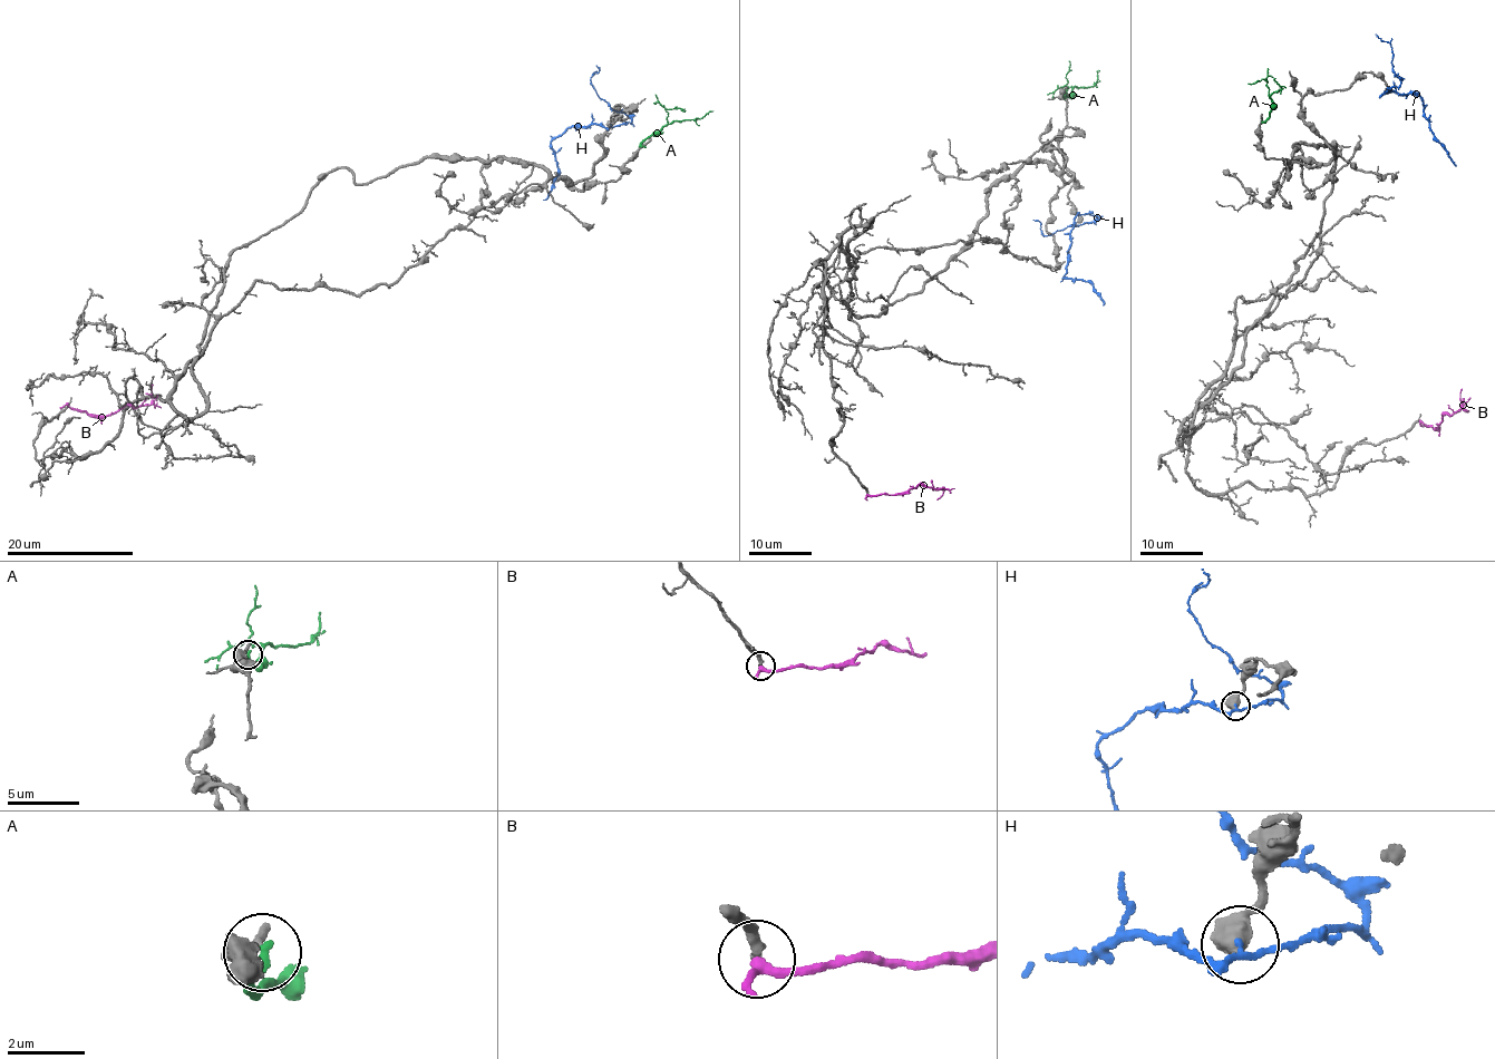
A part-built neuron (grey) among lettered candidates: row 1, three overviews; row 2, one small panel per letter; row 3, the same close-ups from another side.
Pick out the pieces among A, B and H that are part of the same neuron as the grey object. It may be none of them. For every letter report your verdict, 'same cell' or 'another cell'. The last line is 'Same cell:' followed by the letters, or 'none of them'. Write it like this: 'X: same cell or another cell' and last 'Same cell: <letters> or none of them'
A: another cell
B: same cell
H: another cell
Same cell: B

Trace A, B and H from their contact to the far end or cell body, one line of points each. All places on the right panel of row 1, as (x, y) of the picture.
A: (1262, 122), (1274, 108), (1270, 94), (1282, 88), (1275, 78)
B: (1419, 420), (1439, 428), (1444, 414), (1459, 411), (1469, 397)
H: (1384, 91), (1381, 96), (1419, 95), (1424, 117), (1434, 136), (1456, 166)

